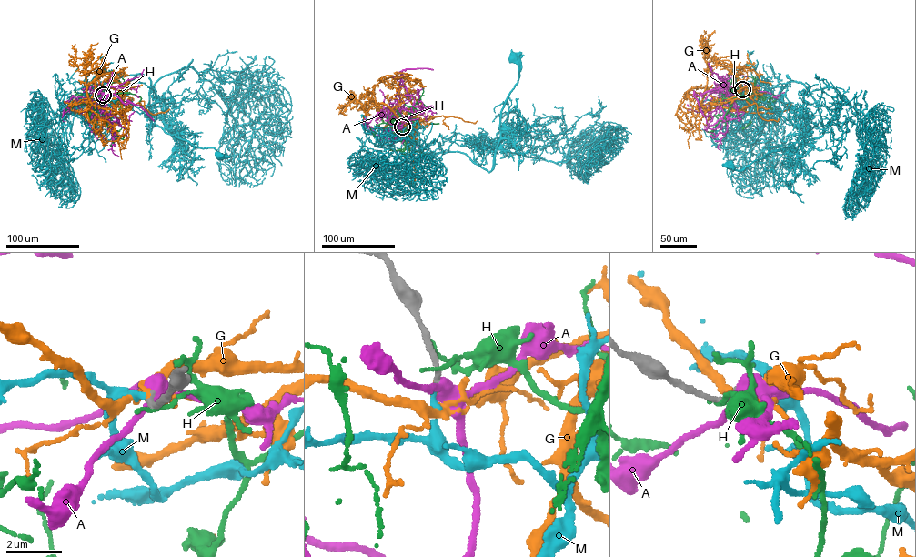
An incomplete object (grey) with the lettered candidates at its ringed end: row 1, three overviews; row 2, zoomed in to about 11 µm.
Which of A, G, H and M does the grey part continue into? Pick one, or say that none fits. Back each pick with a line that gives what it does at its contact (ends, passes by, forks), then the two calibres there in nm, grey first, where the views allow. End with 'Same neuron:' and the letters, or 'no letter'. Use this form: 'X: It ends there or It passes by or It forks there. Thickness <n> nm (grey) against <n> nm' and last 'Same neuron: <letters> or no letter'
M: It ends there. Thickness 180 nm (grey) against 200 nm
Same neuron: M

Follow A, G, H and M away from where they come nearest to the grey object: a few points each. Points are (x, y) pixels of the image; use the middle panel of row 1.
A: (402, 126), (398, 132), (388, 120), (398, 110), (388, 118), (379, 113), (367, 126), (366, 116)
G: (402, 126), (409, 124), (414, 113), (407, 95), (392, 109), (408, 129), (412, 140), (414, 180), (411, 183)
H: (402, 126), (406, 127), (407, 121), (401, 121), (407, 116), (417, 123), (439, 123)
M: (402, 126), (414, 157), (406, 170), (423, 157), (453, 151), (489, 172), (500, 111), (519, 75), (514, 57)

